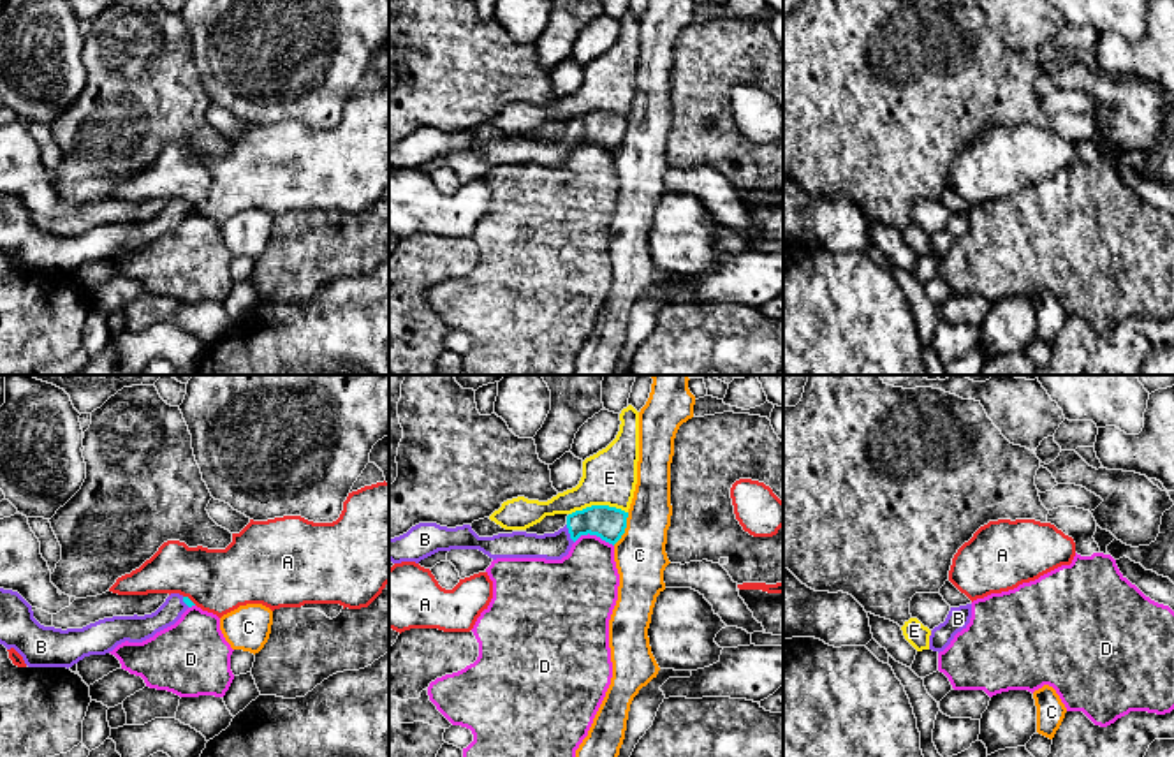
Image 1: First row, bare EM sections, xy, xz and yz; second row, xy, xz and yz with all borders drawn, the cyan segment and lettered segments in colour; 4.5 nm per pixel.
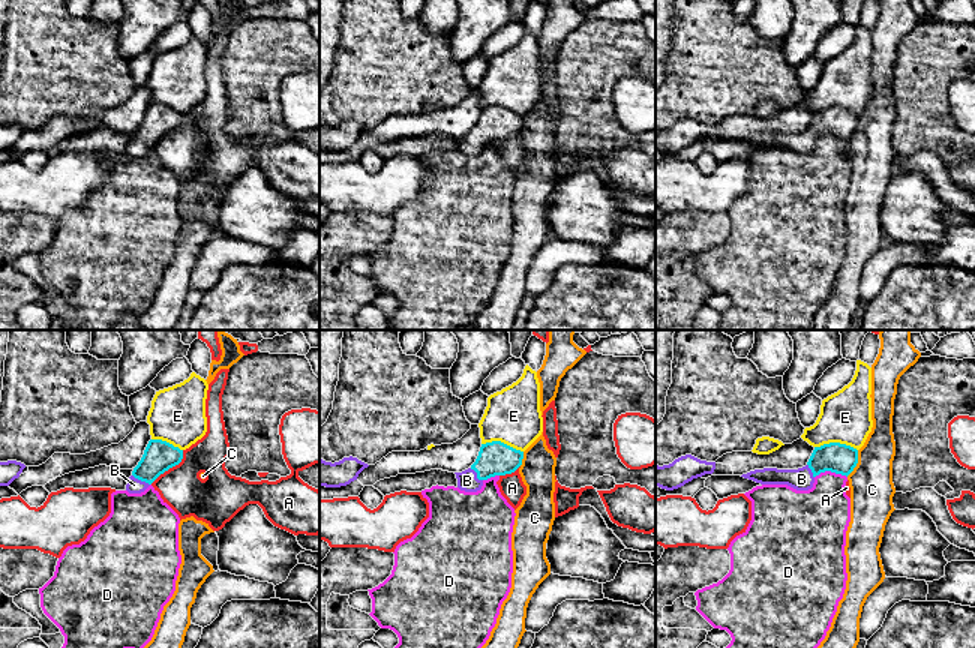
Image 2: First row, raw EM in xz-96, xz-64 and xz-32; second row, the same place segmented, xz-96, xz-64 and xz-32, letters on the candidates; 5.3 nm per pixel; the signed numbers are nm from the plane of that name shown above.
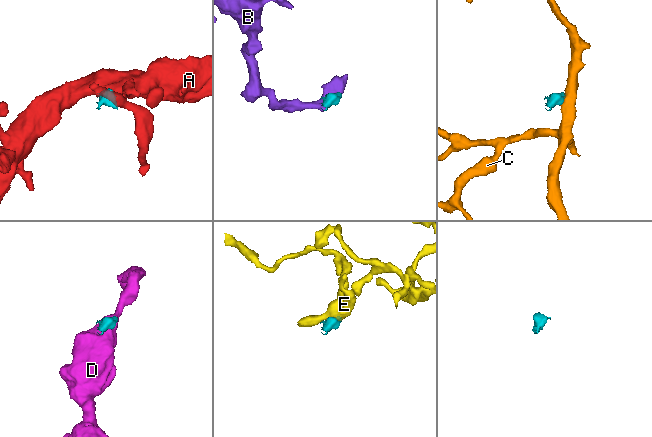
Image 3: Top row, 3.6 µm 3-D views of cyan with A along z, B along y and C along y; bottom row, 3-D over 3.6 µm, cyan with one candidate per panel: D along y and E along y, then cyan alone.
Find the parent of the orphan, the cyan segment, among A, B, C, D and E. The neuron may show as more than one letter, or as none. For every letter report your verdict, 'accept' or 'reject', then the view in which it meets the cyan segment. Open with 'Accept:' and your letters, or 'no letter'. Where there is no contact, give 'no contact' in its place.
Accept: B
A: reject; meets cyan in xy
B: accept; meets cyan in xz
C: reject; meets cyan in xz
D: reject; meets cyan in xz
E: reject; meets cyan in xz

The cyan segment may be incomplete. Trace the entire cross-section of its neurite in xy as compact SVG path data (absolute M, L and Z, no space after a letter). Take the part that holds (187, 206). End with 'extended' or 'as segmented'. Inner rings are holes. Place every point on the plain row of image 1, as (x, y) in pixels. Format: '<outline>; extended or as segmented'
M0 194L0 250L7 255L14 254L28 273L72 273L90 261L106 261L118 250L143 248L157 238L174 231L181 220L195 211L188 202L171 199L165 208L151 220L144 222L113 222L90 229L83 234L55 234L44 232L33 224L32 211L12 195Z; extended

